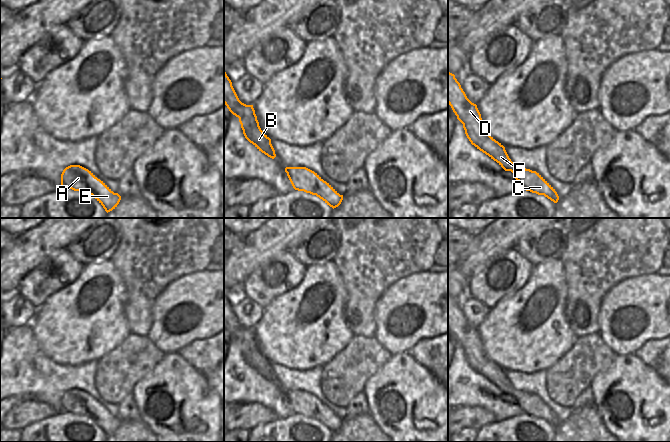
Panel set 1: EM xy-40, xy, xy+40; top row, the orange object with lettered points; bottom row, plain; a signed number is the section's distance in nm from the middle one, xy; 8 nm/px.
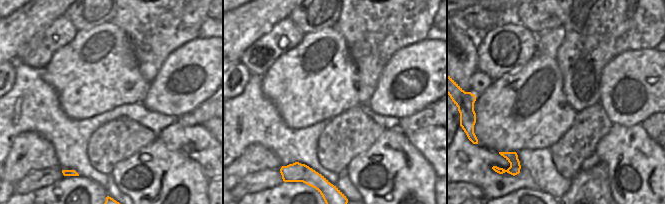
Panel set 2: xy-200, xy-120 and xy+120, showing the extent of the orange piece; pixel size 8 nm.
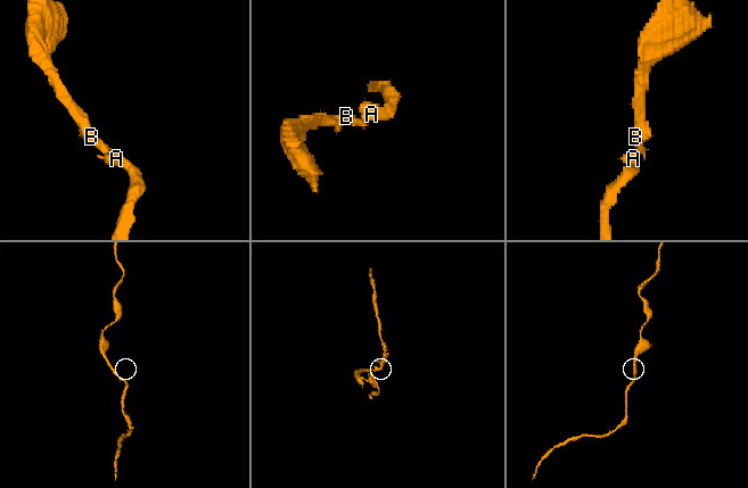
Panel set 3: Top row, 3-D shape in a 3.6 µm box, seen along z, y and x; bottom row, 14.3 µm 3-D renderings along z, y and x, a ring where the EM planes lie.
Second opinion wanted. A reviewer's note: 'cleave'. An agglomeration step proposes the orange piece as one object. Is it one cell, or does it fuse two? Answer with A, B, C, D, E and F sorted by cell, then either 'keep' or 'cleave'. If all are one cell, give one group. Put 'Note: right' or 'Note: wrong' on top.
Note: wrong
groups A B C D E F; keep

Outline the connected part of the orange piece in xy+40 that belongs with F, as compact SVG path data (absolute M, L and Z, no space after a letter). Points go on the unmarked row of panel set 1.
M449 295L448 328L463 348L465 358L472 369L496 385L505 395L514 397L515 403L524 414L544 419L554 427L558 426L557 416L539 397L513 388L505 371L485 354L477 329L467 322L455 299Z

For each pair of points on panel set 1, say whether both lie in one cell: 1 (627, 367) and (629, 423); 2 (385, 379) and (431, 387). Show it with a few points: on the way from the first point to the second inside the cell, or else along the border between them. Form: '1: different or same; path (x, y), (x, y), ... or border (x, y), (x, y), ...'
1: same; path (627, 381), (628, 392), (635, 403), (635, 409)
2: same; path (396, 381), (402, 387), (420, 387)

